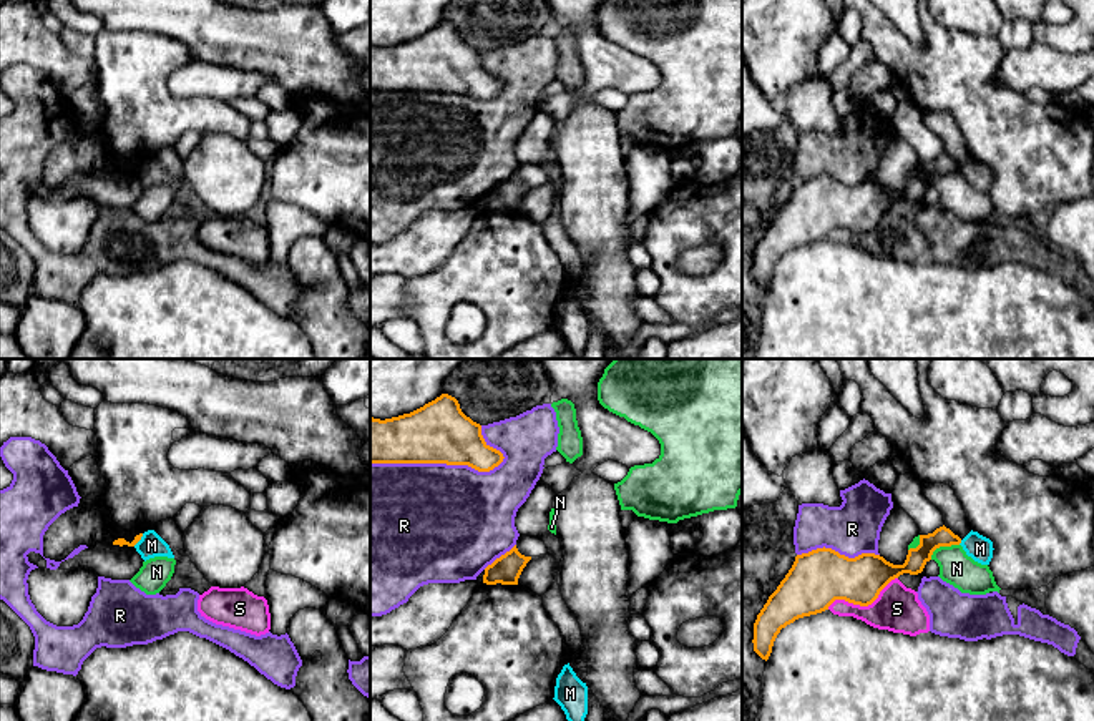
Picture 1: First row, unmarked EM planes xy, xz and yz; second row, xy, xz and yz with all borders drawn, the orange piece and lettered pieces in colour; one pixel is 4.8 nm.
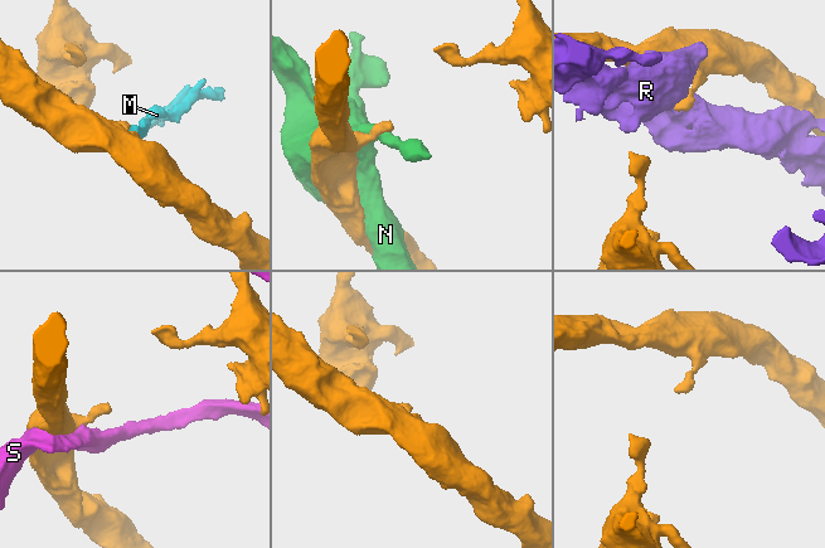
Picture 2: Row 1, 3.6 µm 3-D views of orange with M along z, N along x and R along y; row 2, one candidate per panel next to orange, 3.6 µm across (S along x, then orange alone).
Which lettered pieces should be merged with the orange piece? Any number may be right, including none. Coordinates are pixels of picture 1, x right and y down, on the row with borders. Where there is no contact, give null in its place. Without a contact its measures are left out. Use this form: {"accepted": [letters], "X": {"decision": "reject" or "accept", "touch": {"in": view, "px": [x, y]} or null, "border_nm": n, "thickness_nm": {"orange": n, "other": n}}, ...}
{"accepted": [], "M": {"decision": "reject", "touch": {"in": "xy", "px": [138, 540]}, "border_nm": 80, "thickness_nm": {"orange": 40, "other": 120}}, "N": {"decision": "reject", "touch": {"in": "yz", "px": [942, 545]}, "border_nm": 160, "thickness_nm": {"orange": 100, "other": 160}}, "R": {"decision": "reject", "touch": {"in": "xz", "px": [437, 462]}, "border_nm": 650, "thickness_nm": {"orange": 300, "other": 500}}, "S": {"decision": "reject", "touch": {"in": "yz", "px": [862, 605]}, "border_nm": 380, "thickness_nm": {"orange": 260, "other": 220}}}

